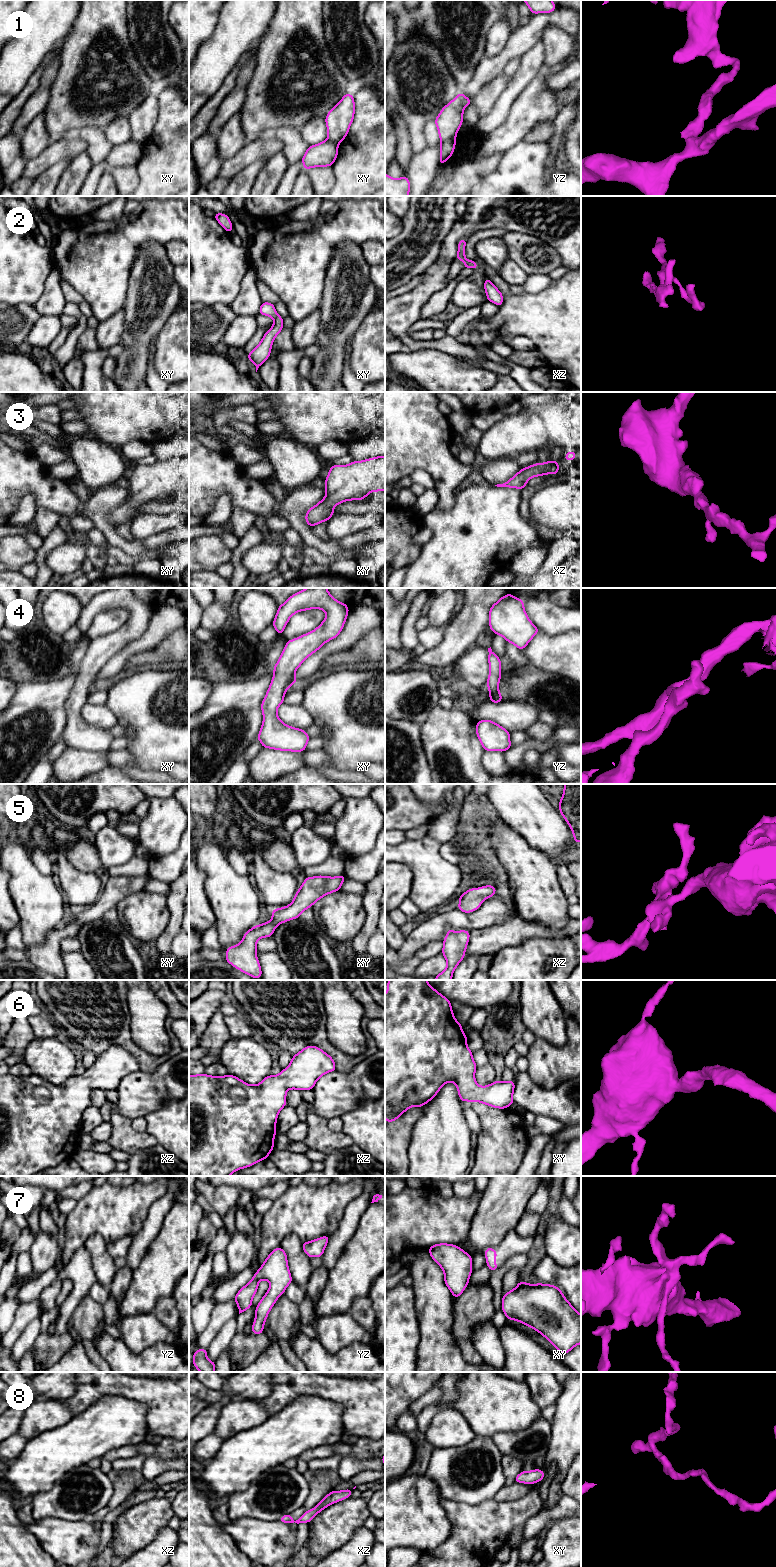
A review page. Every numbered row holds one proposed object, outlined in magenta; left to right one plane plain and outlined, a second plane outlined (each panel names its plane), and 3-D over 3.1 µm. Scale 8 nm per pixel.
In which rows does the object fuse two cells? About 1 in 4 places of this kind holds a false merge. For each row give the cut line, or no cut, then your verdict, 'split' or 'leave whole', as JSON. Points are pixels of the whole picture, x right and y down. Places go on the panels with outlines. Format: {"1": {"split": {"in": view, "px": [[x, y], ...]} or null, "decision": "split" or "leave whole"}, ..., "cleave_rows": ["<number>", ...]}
{"1": {"split": {"in": "yz", "px": [[454, 137], [447, 138], [441, 142]]}, "decision": "split"}, "2": {"split": null, "decision": "leave whole"}, "3": {"split": null, "decision": "leave whole"}, "4": {"split": null, "decision": "leave whole"}, "5": {"split": null, "decision": "leave whole"}, "6": {"split": null, "decision": "leave whole"}, "7": {"split": null, "decision": "leave whole"}, "8": {"split": null, "decision": "leave whole"}, "cleave_rows": ["1"]}

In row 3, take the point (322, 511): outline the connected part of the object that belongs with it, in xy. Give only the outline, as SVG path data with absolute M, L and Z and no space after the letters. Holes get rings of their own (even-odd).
M385 456L353 461L348 465L331 465L325 479L326 496L307 511L306 523L313 527L328 521L336 505L363 500L371 492L384 490Z

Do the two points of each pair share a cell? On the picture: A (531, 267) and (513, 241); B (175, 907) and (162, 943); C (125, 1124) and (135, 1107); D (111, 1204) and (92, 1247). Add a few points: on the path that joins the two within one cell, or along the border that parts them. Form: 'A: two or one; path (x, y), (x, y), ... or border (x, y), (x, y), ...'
A: one; path (531, 261), (519, 247)
B: one; path (175, 916), (175, 923), (169, 934)
C: two; border (114, 1103), (118, 1111), (131, 1120)
D: two; border (105, 1241), (99, 1234), (94, 1233), (83, 1245)

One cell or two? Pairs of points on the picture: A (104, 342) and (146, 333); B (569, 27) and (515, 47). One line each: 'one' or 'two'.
A: two
B: one

